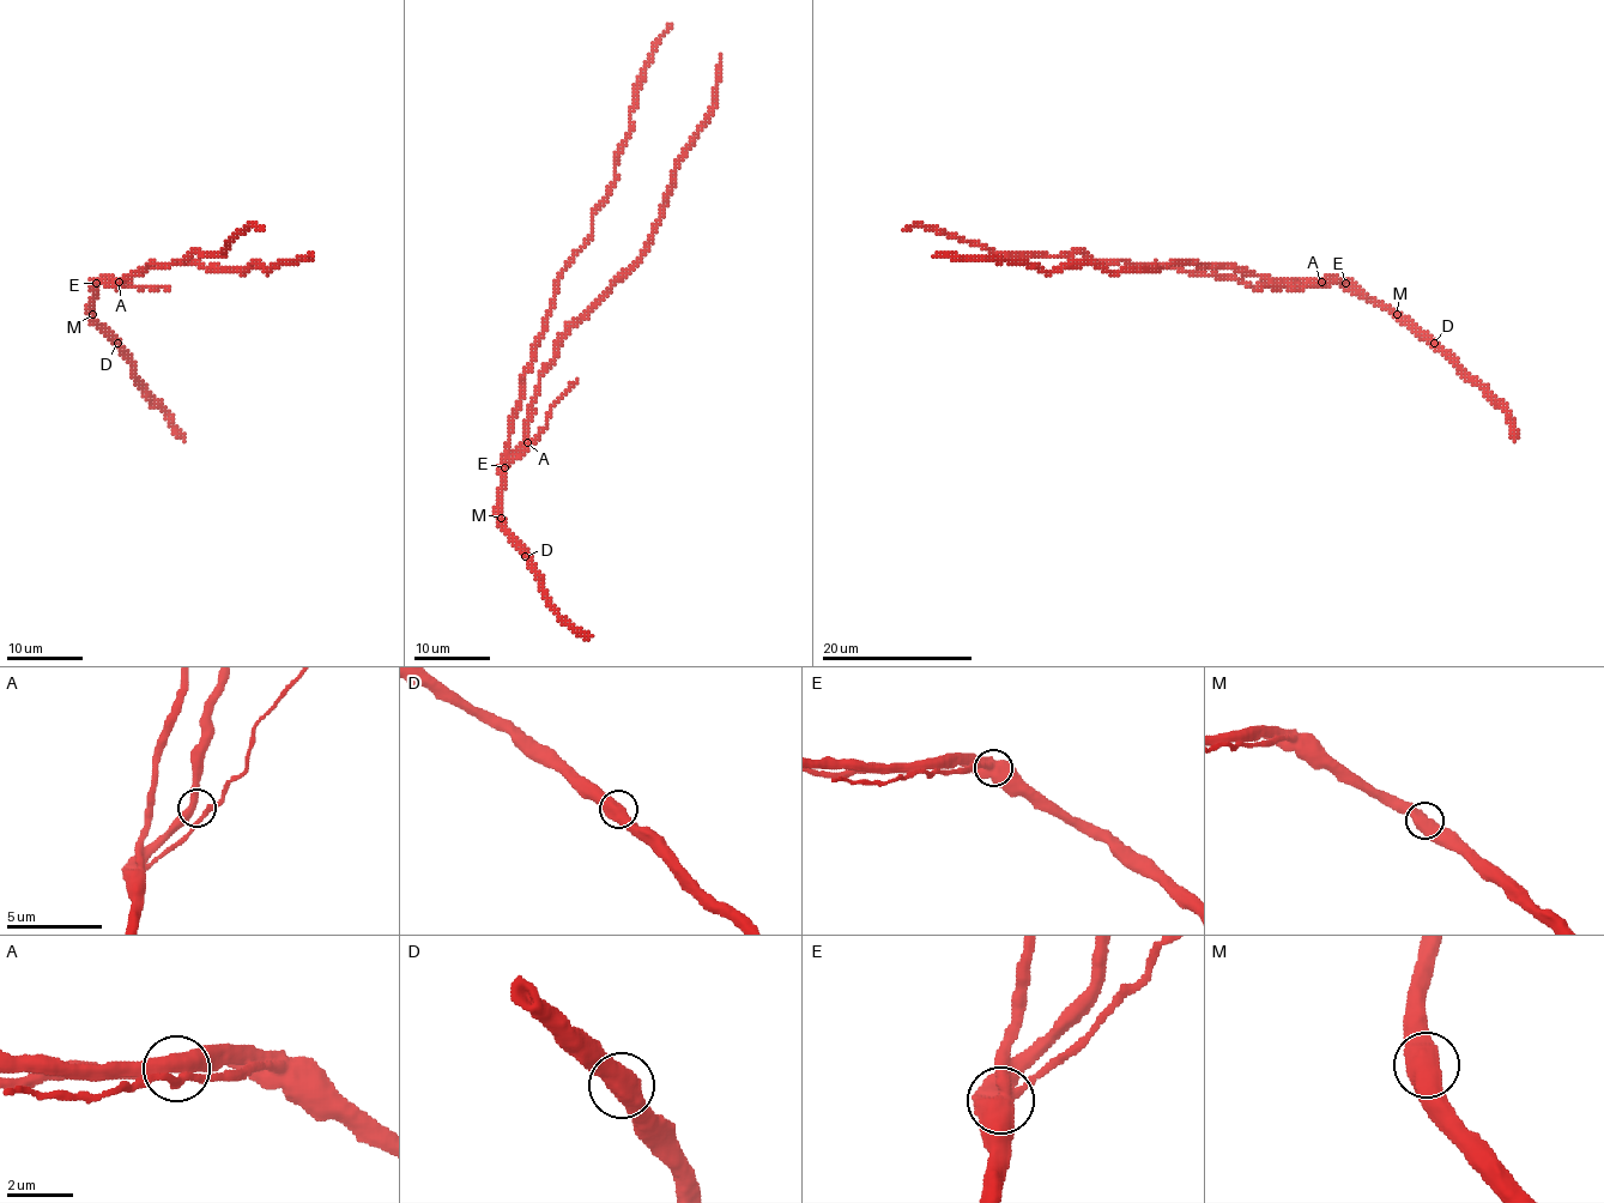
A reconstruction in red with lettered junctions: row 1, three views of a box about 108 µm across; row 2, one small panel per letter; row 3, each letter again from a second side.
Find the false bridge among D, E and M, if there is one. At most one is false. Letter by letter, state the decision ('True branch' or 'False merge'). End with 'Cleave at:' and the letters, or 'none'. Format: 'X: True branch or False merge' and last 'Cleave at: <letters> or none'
D: True branch
E: False merge
M: True branch
Cleave at: E

